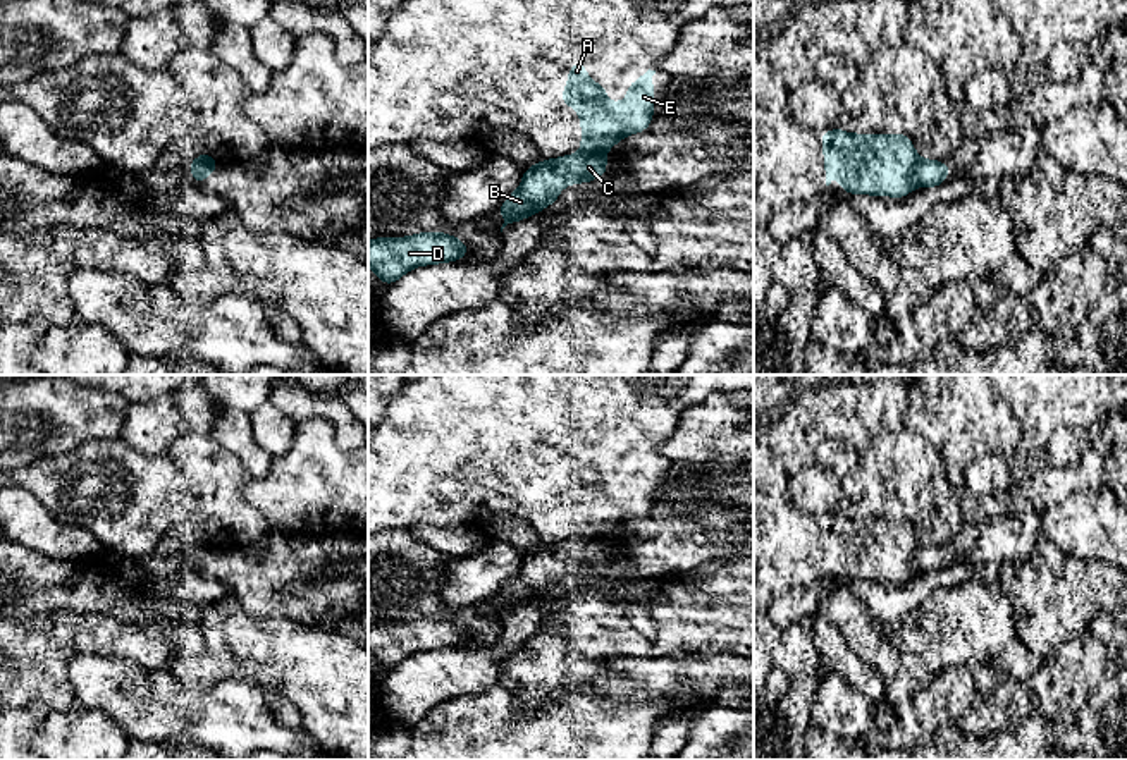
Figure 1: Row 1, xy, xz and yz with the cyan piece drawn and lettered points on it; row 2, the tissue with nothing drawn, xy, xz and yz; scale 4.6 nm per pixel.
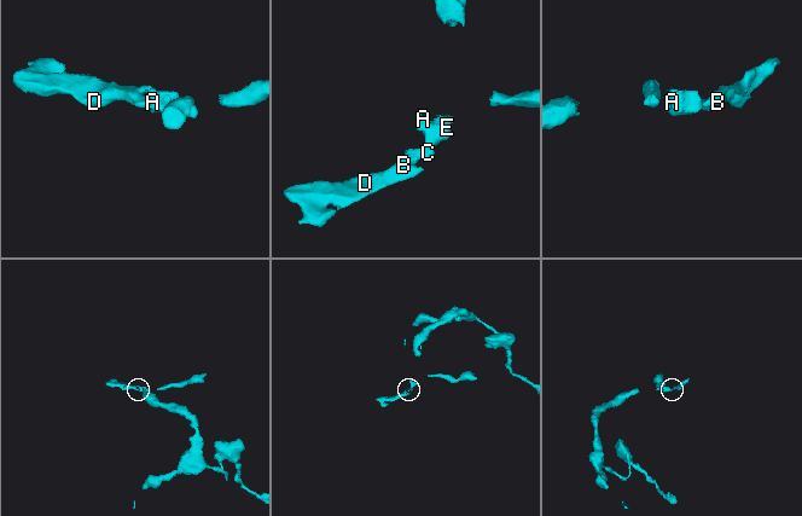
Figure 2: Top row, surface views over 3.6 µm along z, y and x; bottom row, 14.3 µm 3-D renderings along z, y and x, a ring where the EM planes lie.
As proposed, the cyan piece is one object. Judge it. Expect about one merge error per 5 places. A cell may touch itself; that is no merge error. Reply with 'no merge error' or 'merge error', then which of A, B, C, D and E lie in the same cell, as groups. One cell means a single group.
merge error; groups A E / B C D

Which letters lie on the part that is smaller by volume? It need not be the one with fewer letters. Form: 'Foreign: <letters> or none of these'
Foreign: B, C, D

